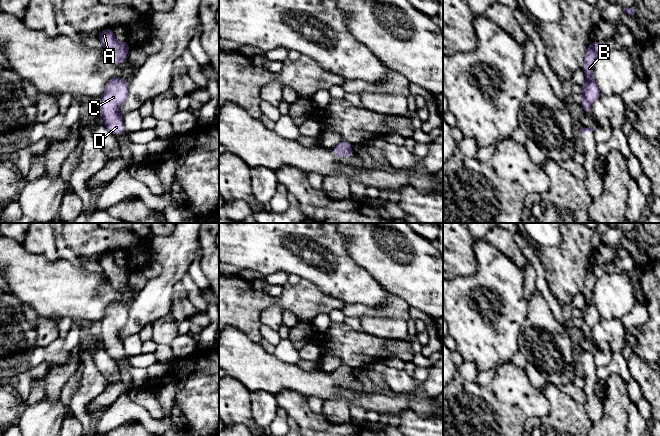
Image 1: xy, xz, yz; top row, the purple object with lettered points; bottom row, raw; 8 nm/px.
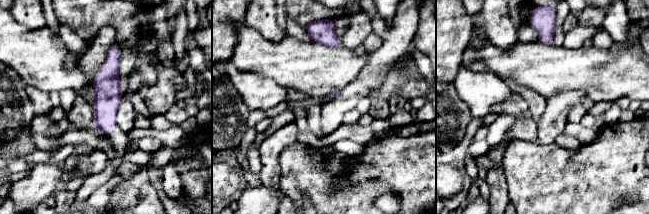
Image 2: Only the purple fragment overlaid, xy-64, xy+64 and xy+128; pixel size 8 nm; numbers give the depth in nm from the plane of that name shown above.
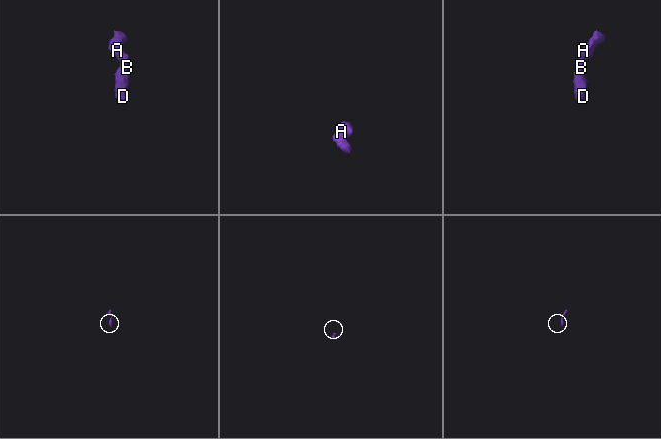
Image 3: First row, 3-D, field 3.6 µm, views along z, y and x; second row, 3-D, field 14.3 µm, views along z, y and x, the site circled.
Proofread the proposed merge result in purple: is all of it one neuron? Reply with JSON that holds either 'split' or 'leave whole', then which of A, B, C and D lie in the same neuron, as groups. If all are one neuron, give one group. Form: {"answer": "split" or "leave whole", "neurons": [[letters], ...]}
{"answer": "leave whole", "neurons": [["A", "B", "C", "D"]]}

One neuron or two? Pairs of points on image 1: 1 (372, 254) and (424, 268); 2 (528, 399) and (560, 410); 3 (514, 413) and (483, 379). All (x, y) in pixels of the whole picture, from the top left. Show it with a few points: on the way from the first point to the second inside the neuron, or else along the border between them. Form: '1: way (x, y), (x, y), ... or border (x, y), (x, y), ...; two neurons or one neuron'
1: way (385, 267), (388, 270), (411, 270); one neuron
2: border (540, 390), (549, 403), (549, 414); two neurons
3: border (502, 365), (488, 383), (478, 385), (474, 382); two neurons

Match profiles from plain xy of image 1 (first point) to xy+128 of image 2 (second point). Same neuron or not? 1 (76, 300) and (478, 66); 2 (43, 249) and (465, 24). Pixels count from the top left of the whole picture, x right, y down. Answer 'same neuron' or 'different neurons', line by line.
1: different neurons
2: different neurons

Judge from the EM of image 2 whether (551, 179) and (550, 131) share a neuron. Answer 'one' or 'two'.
two

